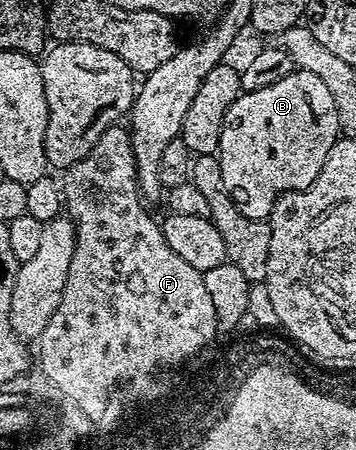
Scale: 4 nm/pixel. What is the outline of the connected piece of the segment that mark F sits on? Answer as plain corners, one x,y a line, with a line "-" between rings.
124,125
108,126
103,132
103,136
99,136
95,148
91,148
91,152
87,152
87,156
83,156
83,160
79,160
74,166
64,171
63,206
77,233
75,252
71,256
70,271
67,272
66,287
63,288
59,306
48,320
47,326
43,328
41,336
36,339
37,354
35,350
35,358
36,361
37,358
41,361
41,370
45,373
46,380
57,389
56,393
61,398
72,395
85,410
89,411
89,414
93,415
93,418
98,418
98,415
102,415
106,411
106,390
109,390
113,380
122,377
126,372
139,371
140,369
149,370
152,366
160,363
177,362
178,359
182,358
182,355
187,355
189,351
201,346
201,343
205,342
205,338
212,334
215,307
211,305
211,295
208,294
206,286
203,285
202,271
191,268
191,264
187,264
181,257
175,256
175,252
171,252
158,219
153,219
145,211
146,205
137,189
137,169
135,168
135,158
131,152
129,131

